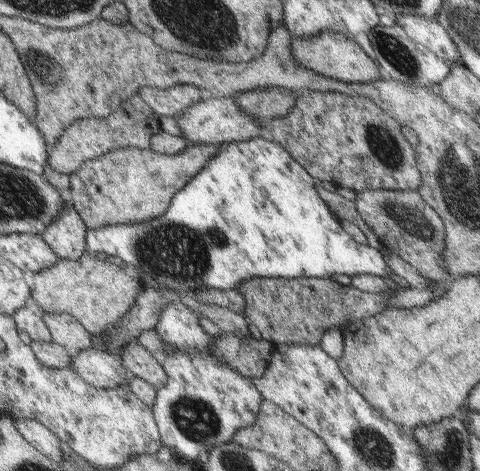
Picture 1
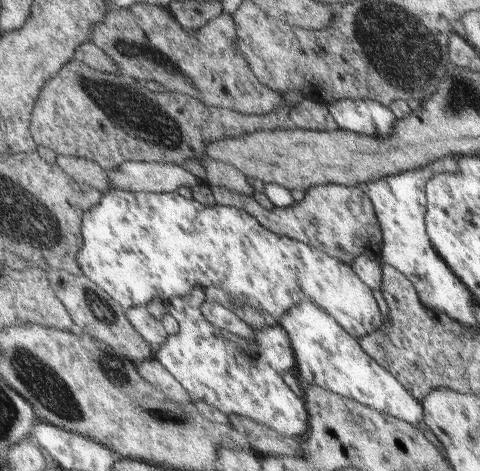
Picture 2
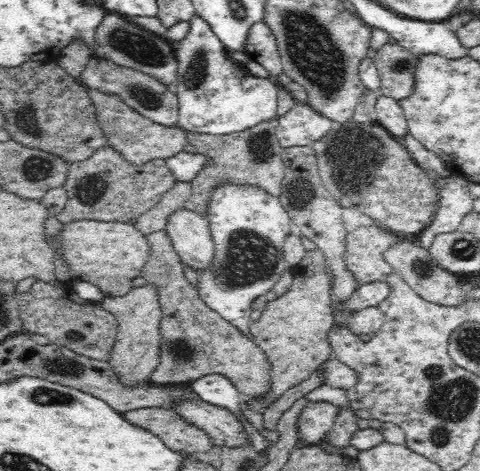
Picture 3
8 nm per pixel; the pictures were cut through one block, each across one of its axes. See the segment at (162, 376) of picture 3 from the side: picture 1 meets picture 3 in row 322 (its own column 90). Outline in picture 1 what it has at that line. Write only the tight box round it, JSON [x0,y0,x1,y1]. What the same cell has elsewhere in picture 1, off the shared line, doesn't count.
[69,146,221,232]

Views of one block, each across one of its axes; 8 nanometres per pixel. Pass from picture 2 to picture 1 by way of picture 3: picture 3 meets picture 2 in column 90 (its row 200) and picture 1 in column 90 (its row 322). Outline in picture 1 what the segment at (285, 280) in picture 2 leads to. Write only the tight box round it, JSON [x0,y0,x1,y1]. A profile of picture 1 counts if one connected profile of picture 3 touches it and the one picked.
[85,138,389,294]

